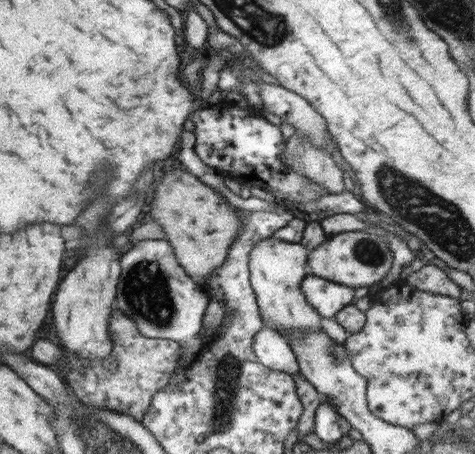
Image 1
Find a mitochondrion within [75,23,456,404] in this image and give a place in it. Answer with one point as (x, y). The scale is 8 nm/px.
(146, 293)

